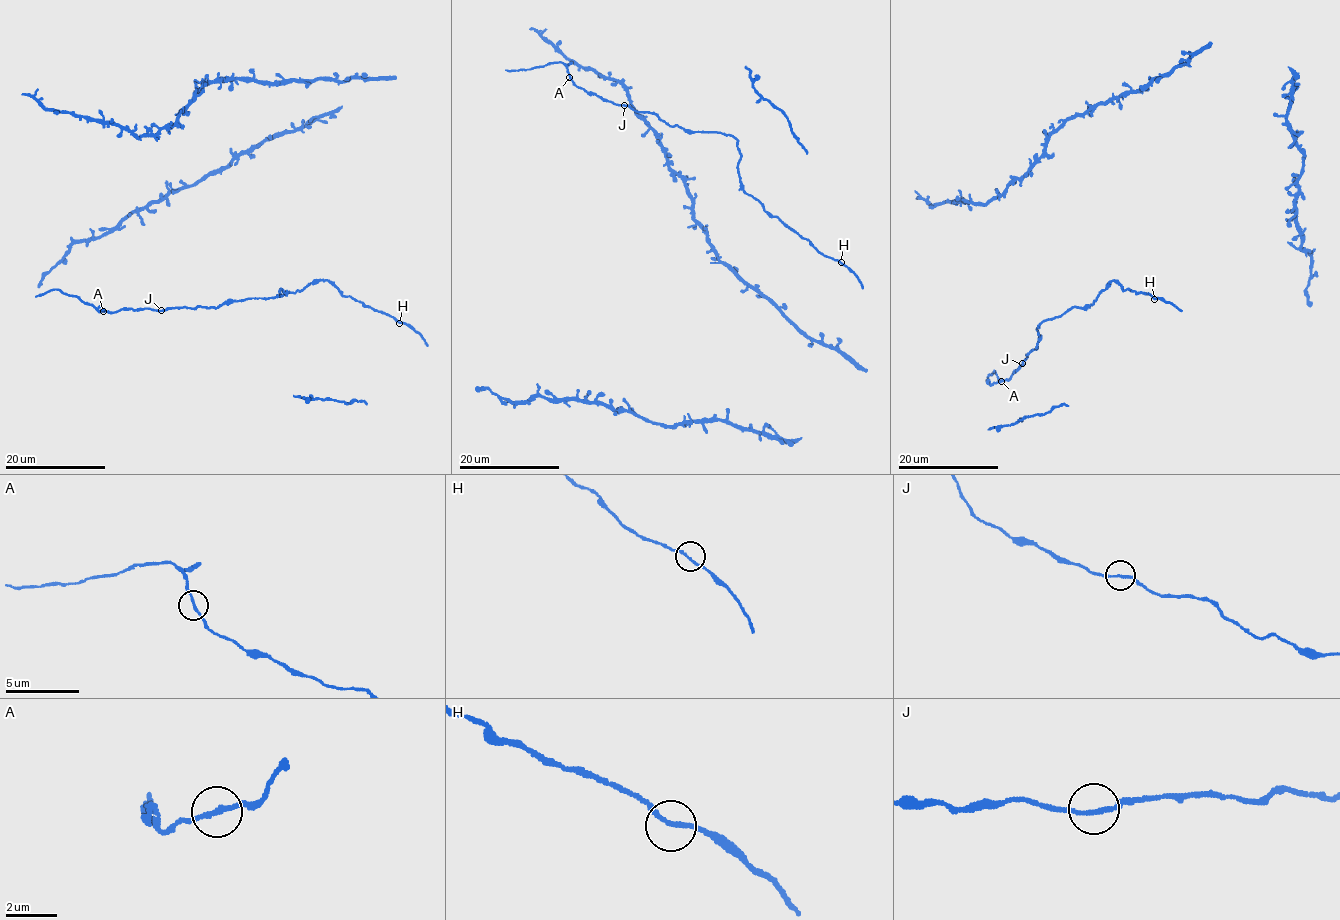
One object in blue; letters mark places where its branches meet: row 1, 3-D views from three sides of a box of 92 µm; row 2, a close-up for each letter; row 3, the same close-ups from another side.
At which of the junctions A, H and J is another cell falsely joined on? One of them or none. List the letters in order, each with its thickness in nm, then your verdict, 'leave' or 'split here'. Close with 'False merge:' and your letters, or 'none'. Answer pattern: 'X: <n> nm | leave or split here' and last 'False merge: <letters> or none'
A: 160 nm | split here
H: 160 nm | leave
J: 160 nm | leave
False merge: A

